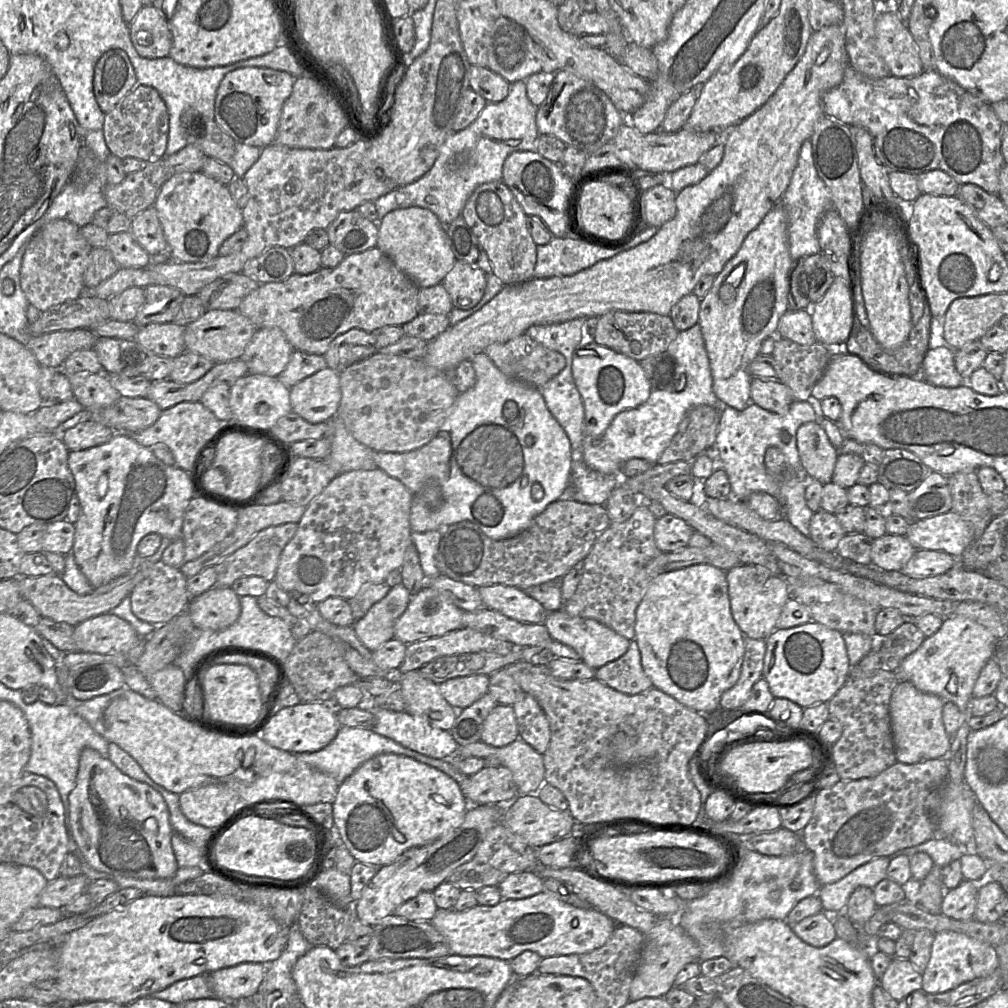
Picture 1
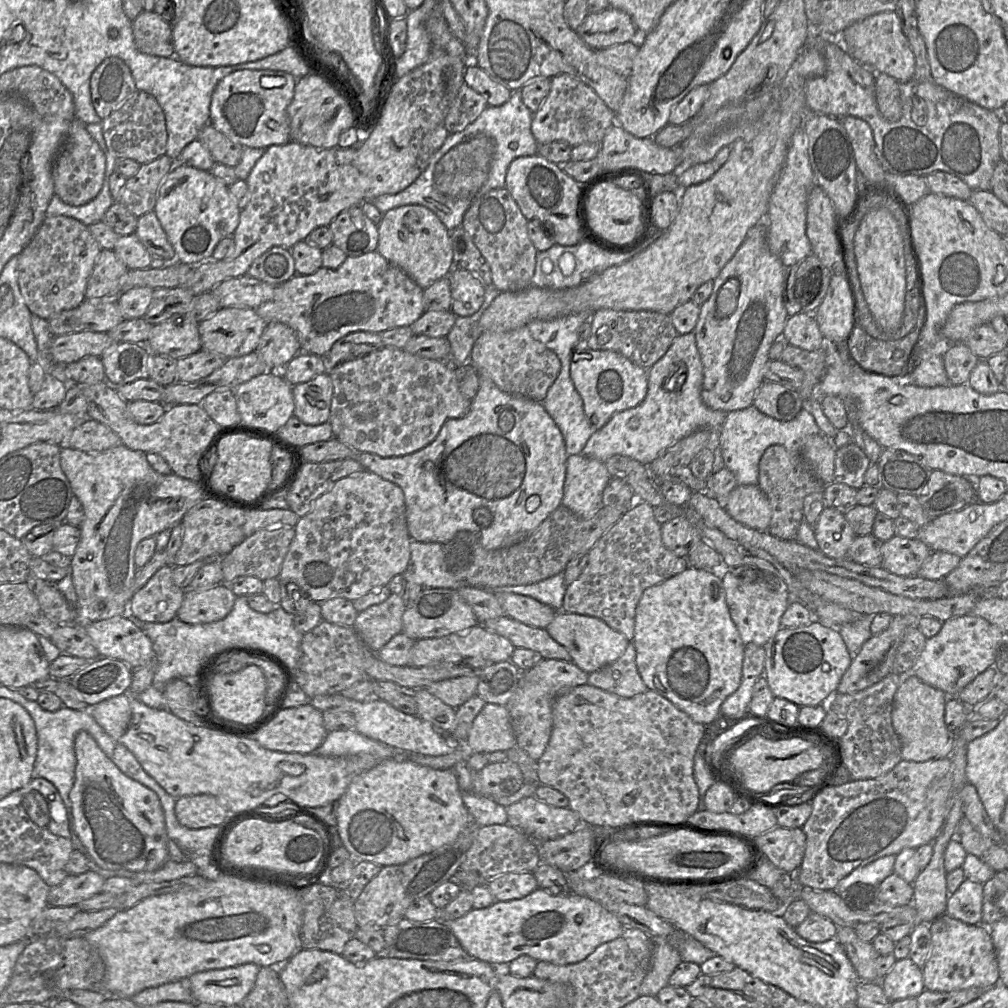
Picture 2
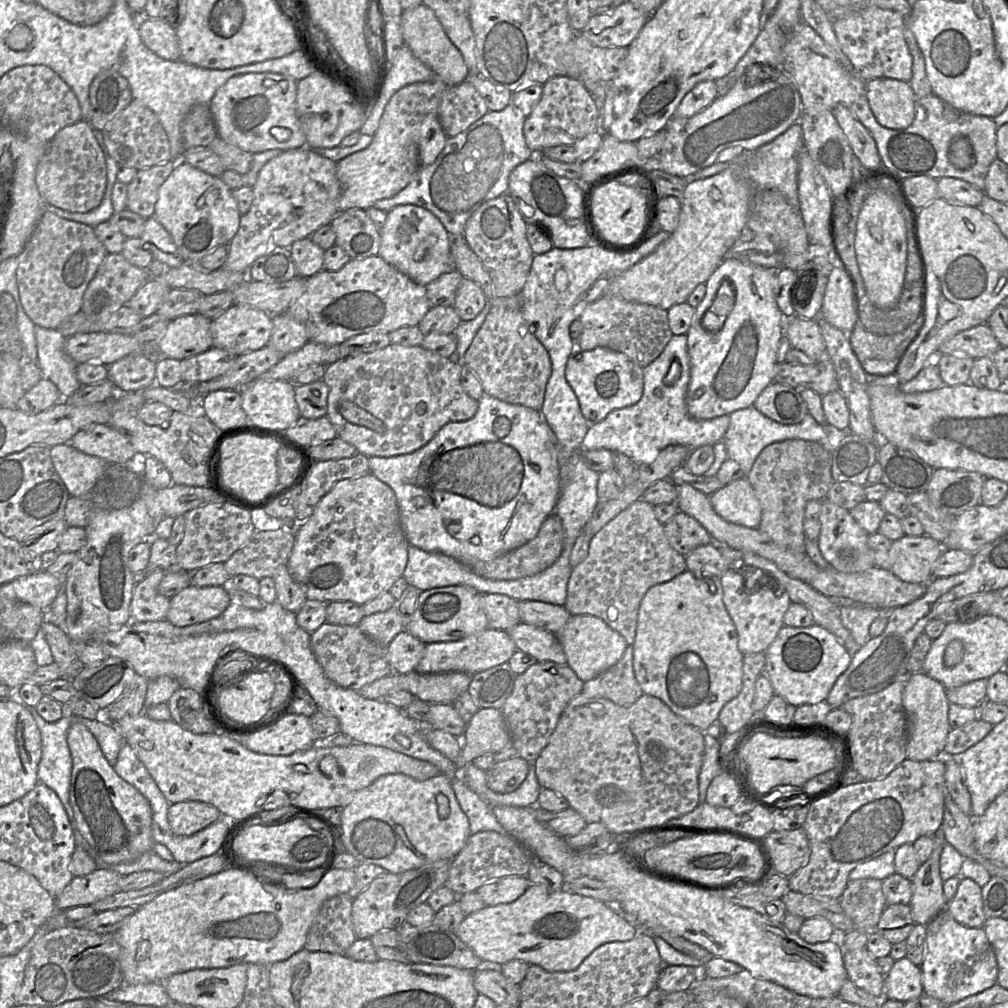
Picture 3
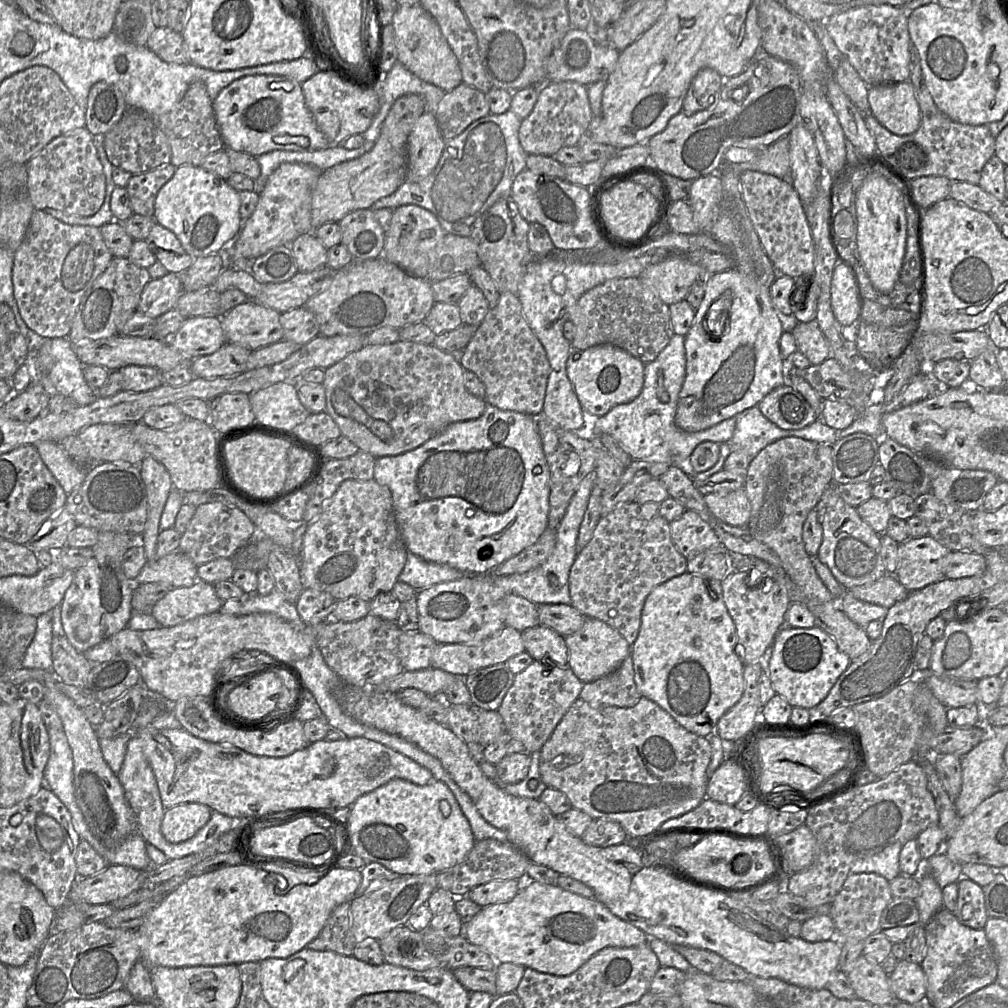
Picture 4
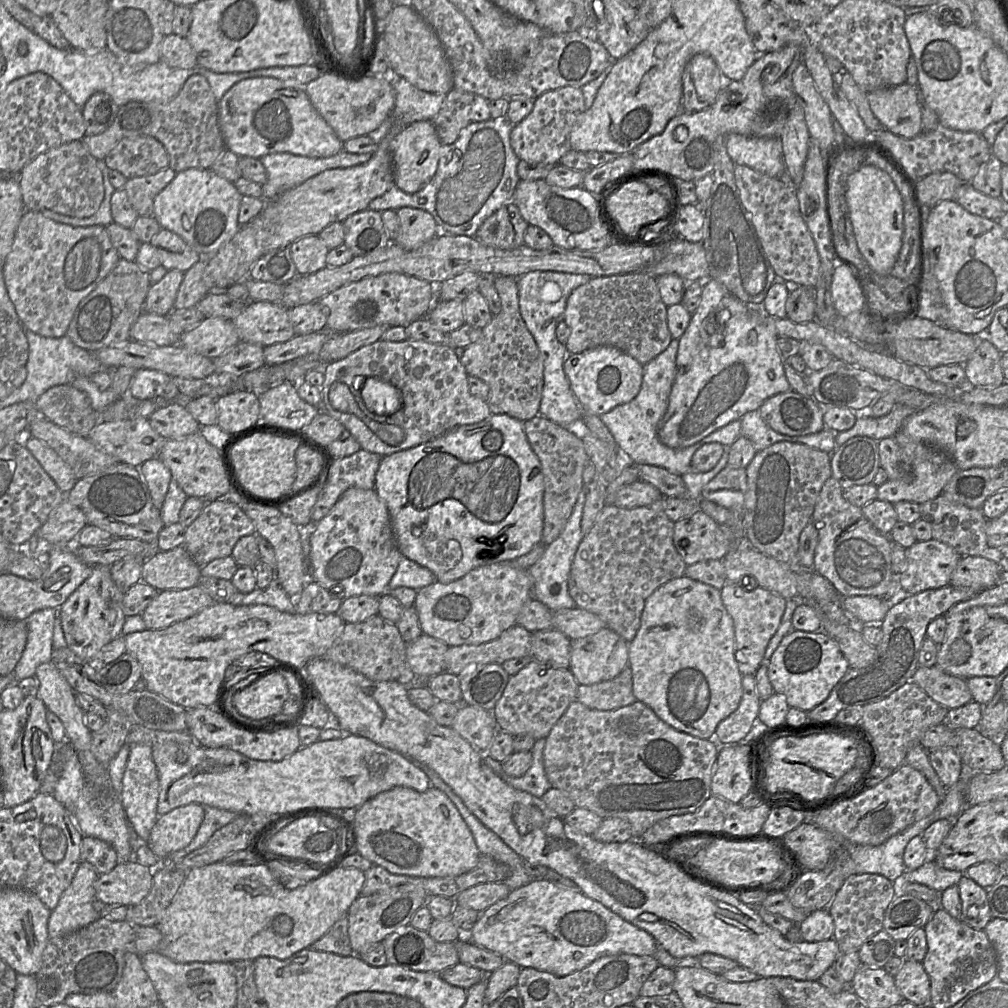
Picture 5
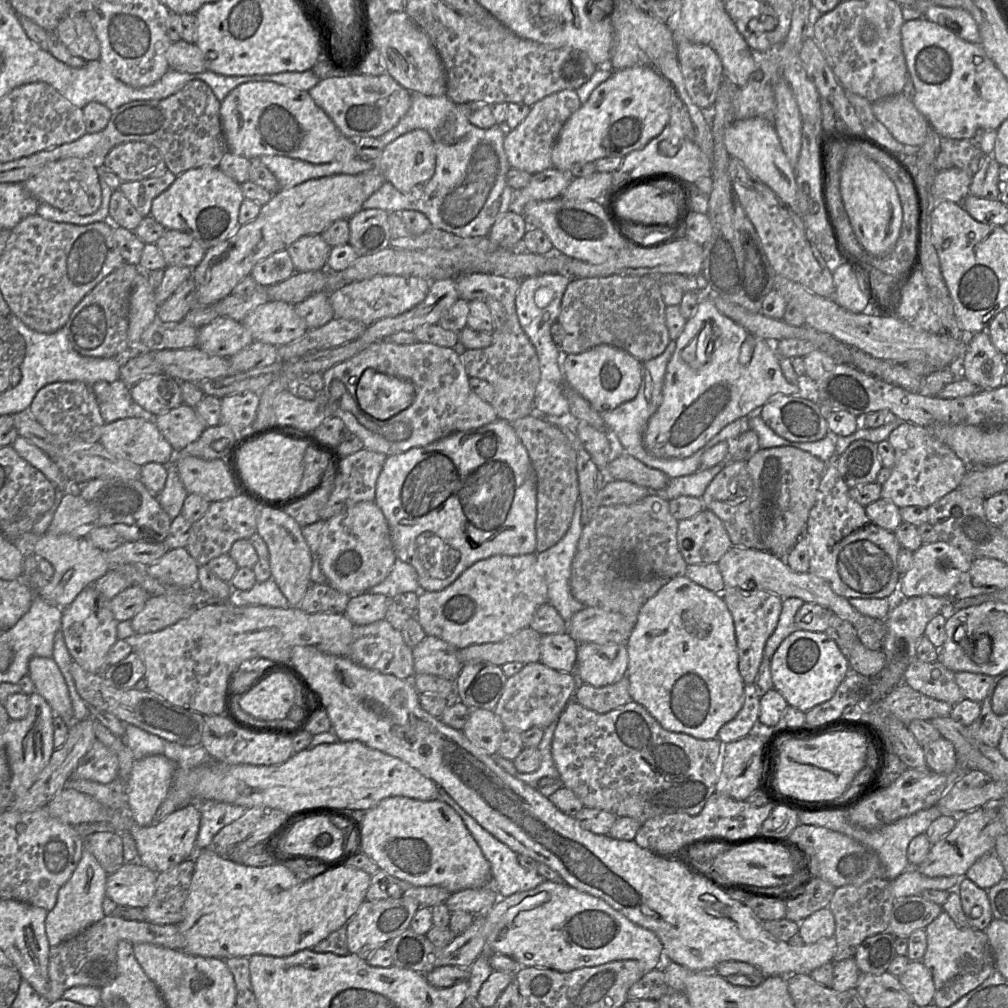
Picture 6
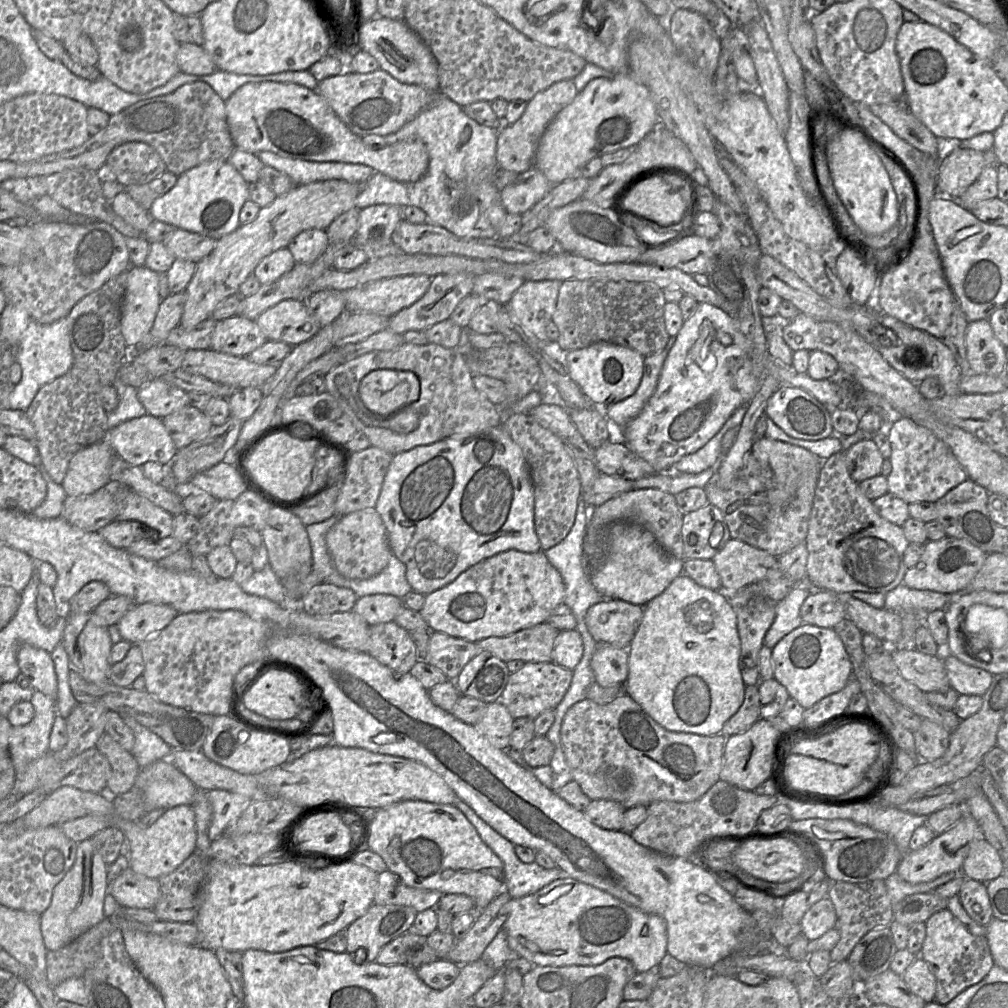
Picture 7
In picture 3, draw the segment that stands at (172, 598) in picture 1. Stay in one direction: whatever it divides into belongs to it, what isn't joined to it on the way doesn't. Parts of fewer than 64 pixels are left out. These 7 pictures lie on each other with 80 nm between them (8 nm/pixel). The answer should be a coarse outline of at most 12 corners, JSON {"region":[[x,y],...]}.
{"region":[[163,569],[144,572],[130,604],[132,621],[165,620]]}

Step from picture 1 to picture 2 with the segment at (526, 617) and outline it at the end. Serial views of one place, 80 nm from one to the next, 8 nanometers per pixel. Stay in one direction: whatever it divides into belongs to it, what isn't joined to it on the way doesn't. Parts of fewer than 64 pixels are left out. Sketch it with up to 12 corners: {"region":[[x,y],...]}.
{"region":[[495,593],[505,615],[546,629],[557,611],[515,593]]}

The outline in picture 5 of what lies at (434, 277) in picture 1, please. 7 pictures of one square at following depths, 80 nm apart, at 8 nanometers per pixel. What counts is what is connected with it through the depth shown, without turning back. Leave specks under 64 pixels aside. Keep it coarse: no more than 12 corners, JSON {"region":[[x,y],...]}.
{"region":[[402,207],[394,243],[415,249],[441,232],[424,210]]}

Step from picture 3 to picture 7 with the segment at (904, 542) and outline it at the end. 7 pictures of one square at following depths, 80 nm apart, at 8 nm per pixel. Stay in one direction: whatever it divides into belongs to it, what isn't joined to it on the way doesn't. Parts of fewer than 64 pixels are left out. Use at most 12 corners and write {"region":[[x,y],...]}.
{"region":[[954,537],[926,542],[903,583],[962,593],[987,554]]}

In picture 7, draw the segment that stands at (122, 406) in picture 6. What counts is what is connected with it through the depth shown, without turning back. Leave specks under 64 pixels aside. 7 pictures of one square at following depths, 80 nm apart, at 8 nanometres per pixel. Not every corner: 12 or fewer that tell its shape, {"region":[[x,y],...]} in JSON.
{"region":[[118,378],[119,404],[107,413],[110,429],[147,414],[136,388]]}

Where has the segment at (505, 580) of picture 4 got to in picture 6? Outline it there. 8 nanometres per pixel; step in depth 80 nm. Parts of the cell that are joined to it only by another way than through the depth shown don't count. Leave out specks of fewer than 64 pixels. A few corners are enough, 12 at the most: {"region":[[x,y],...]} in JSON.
{"region":[[578,497],[565,535],[536,553],[548,603],[568,624],[585,606],[570,590],[582,533]]}

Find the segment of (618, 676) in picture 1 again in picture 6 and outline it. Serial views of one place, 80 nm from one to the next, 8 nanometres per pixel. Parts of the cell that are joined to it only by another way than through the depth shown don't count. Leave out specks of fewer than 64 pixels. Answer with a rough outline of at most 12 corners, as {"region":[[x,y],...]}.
{"region":[[629,678],[602,687],[580,683],[573,699],[597,713],[632,700]]}

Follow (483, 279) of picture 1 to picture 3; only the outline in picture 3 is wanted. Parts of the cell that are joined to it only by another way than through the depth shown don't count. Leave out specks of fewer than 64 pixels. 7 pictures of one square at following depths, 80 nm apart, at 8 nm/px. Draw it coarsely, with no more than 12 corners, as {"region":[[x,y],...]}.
{"region":[[463,277],[453,307],[461,320],[475,319],[486,305],[483,290]]}

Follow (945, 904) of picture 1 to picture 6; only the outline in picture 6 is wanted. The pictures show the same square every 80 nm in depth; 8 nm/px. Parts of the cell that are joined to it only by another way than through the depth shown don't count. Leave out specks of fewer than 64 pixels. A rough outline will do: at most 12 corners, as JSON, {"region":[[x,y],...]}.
{"region":[[965,876],[955,890],[970,926],[993,919],[987,890]]}

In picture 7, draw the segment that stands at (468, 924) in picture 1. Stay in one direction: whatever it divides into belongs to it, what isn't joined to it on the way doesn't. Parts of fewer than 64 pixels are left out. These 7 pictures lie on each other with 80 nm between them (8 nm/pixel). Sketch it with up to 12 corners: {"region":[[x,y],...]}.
{"region":[[571,877],[506,903],[534,966],[667,954],[666,922]]}

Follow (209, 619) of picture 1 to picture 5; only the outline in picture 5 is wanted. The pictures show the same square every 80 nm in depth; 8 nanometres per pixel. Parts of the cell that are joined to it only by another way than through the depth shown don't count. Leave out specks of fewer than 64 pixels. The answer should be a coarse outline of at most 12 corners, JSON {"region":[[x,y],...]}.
{"region":[[200,584],[162,590],[141,616],[158,630],[214,603]]}

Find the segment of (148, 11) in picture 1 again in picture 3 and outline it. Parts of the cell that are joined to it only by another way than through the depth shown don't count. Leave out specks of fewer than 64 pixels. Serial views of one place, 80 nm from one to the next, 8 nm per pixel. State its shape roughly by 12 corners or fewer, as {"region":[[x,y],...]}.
{"region":[[161,19],[138,23],[144,45],[168,61],[181,60],[176,29]]}

